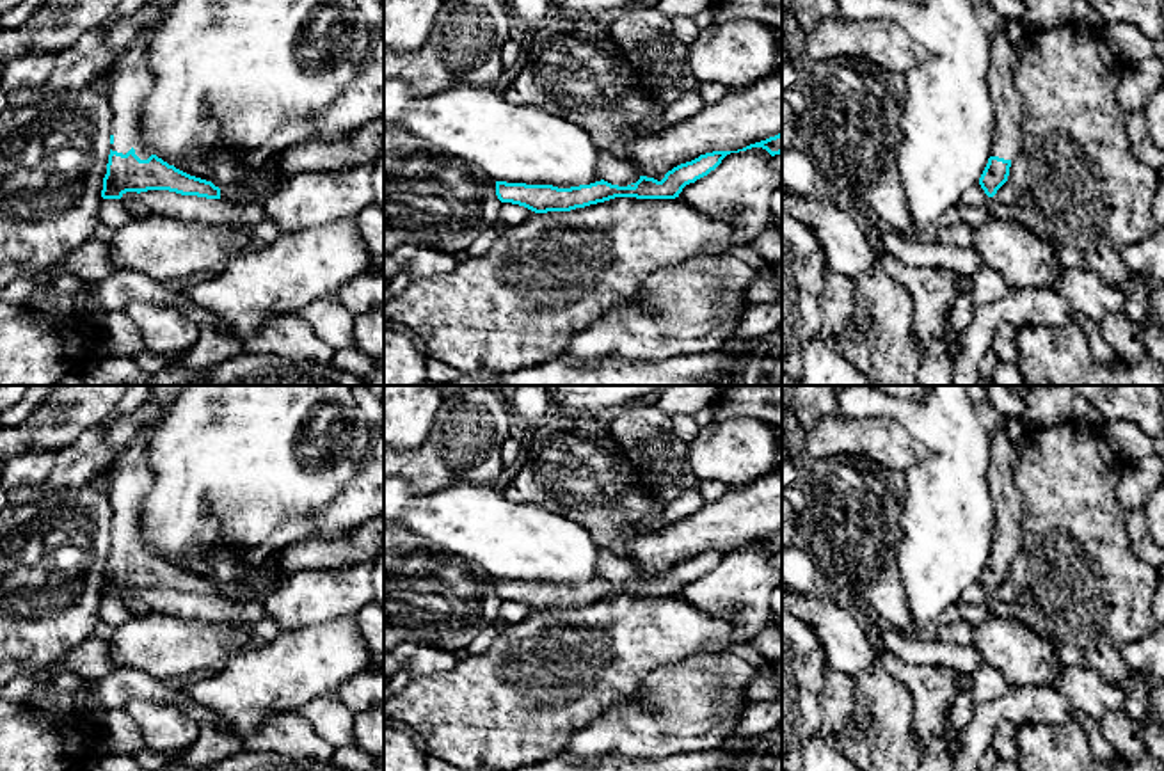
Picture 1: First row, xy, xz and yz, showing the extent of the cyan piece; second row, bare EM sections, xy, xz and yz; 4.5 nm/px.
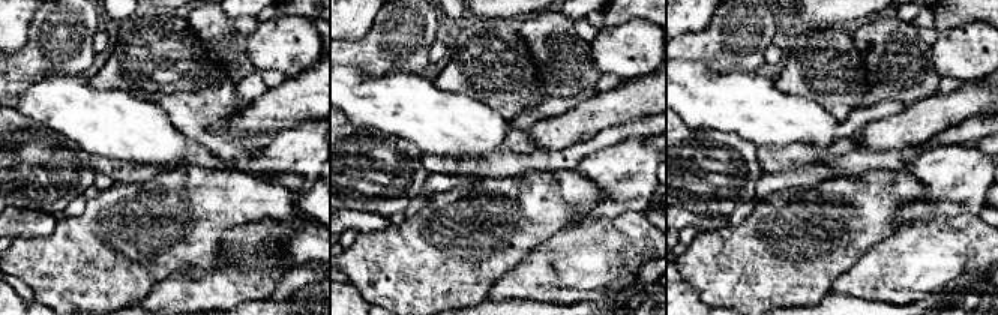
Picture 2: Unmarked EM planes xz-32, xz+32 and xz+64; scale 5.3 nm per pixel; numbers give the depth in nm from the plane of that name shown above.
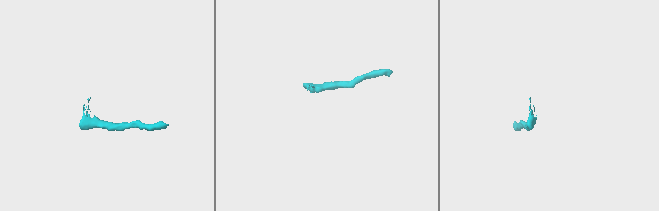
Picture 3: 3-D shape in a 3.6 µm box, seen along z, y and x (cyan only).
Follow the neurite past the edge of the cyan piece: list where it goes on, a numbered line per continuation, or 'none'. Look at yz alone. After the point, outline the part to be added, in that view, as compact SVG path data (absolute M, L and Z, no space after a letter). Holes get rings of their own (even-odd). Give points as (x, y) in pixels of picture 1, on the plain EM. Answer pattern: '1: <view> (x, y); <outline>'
1: yz (1008, 535); M1004 419L992 437L992 457L988 469L988 485L995 506L995 533L992 554L1015 558L1022 545L1022 513L1020 496L1013 480L1017 462L1017 446L1006 432Z
2: yz (974, 594); M977 581L976 584L969 586L958 602L961 604L985 604L988 600L988 593L985 592L985 588L981 586L981 583Z

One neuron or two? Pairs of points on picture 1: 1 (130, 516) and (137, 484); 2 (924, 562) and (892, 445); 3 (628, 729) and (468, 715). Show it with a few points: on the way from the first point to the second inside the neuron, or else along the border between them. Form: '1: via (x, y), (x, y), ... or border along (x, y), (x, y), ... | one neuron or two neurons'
1: via (130, 508), (130, 491) | one neuron
2: border along (905, 429), (926, 450), (926, 455), (905, 473) | two neurons
3: border along (622, 704), (582, 727), (562, 752) | two neurons

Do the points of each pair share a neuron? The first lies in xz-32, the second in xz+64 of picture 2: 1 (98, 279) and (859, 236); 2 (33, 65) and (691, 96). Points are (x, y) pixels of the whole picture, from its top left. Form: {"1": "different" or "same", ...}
{"1": "same", "2": "different"}

